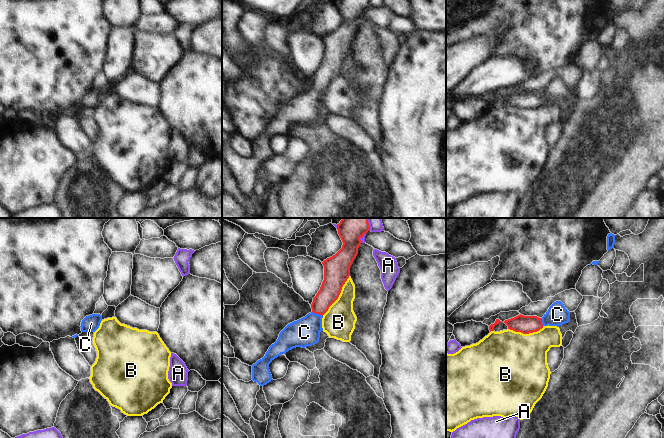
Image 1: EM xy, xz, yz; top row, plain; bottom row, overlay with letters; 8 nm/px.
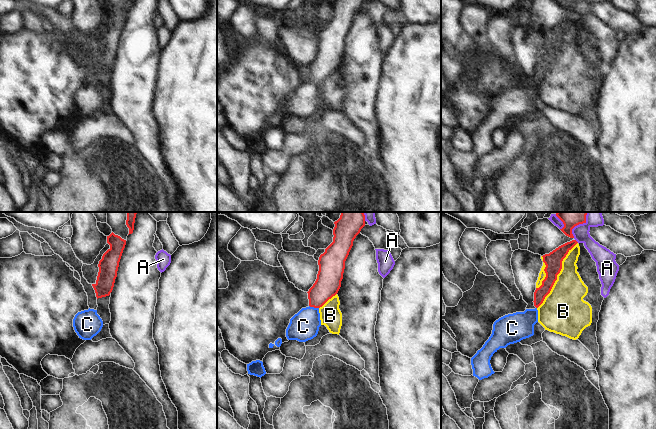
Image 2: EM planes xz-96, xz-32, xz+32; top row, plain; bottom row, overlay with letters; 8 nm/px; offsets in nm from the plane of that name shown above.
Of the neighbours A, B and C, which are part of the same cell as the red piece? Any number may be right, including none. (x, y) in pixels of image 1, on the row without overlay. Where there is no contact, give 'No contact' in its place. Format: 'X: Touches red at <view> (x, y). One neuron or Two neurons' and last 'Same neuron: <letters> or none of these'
A: Touches red at xz (360, 13). Two neurons
B: Touches red at xz (339, 70). Two neurons
C: Touches red at xz (317, 89). One neuron
Same neuron: C

